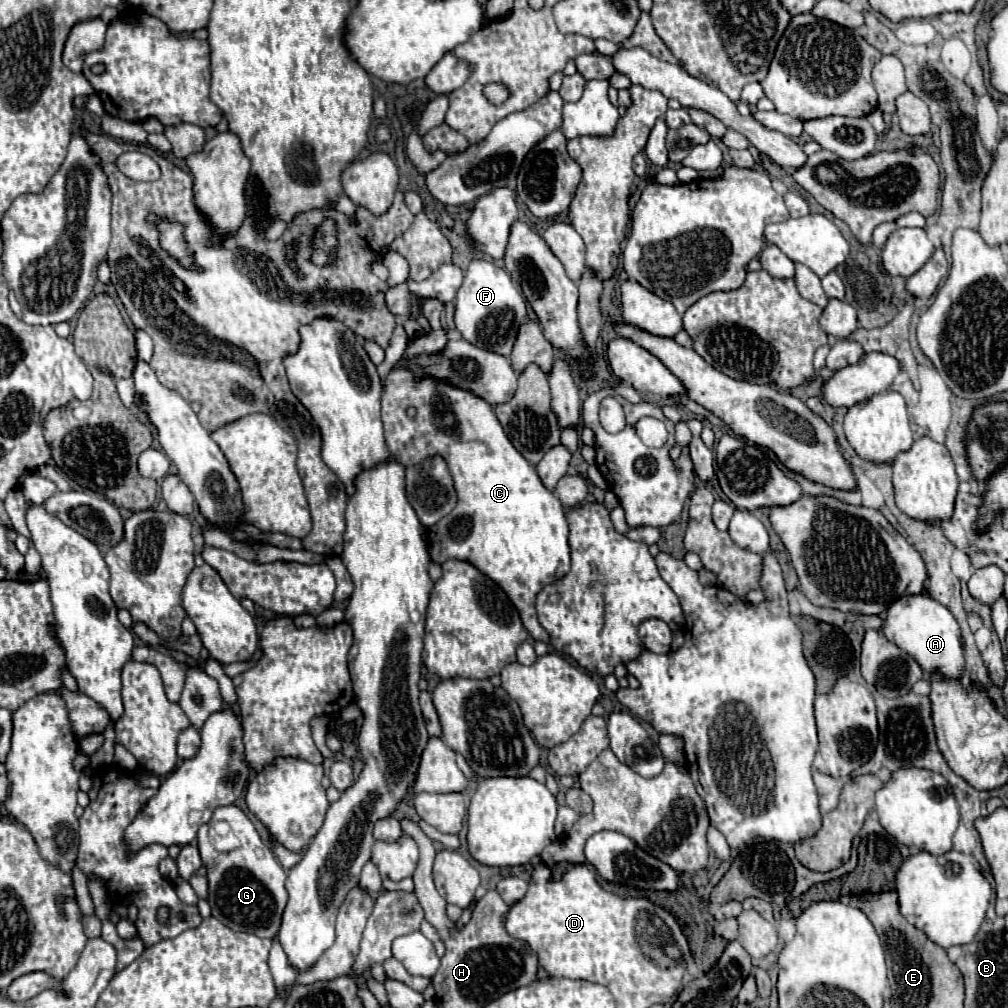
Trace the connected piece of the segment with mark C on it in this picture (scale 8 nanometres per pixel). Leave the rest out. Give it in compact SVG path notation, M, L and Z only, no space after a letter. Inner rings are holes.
M393 369L387 375L383 387L383 425L385 439L391 449L393 459L401 465L415 465L431 455L441 455L451 471L455 481L455 491L459 495L457 507L443 517L437 525L429 529L429 555L435 563L445 563L447 559L467 561L477 567L483 575L493 579L513 601L517 607L521 621L529 635L535 641L549 643L547 631L539 625L535 613L535 597L537 593L557 583L561 577L569 573L569 545L567 545L567 519L561 501L541 483L535 467L511 445L499 419L493 413L493 407L485 401L479 401L473 393L465 389L449 387L447 381L431 381L423 379L413 383L413 373L409 369ZM407 407L415 407L417 415L407 417Z

